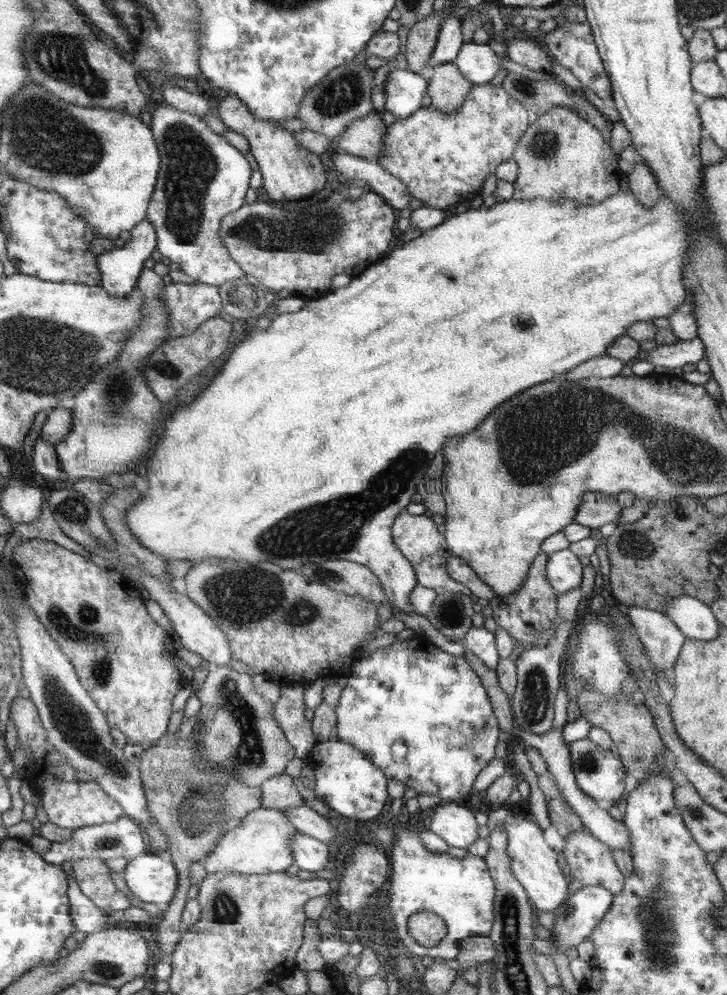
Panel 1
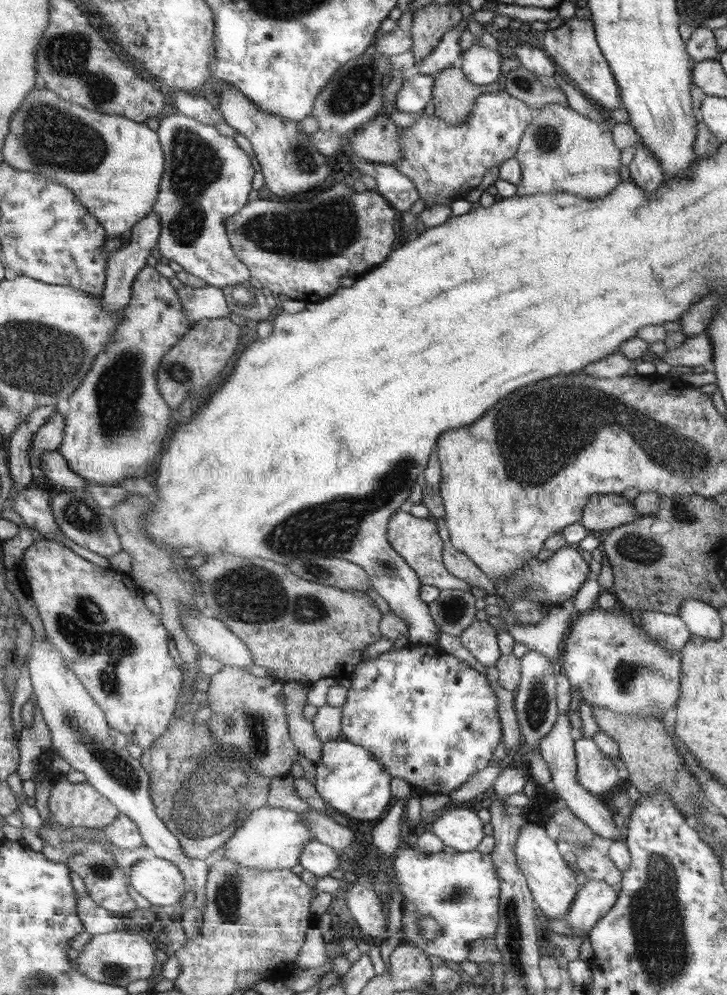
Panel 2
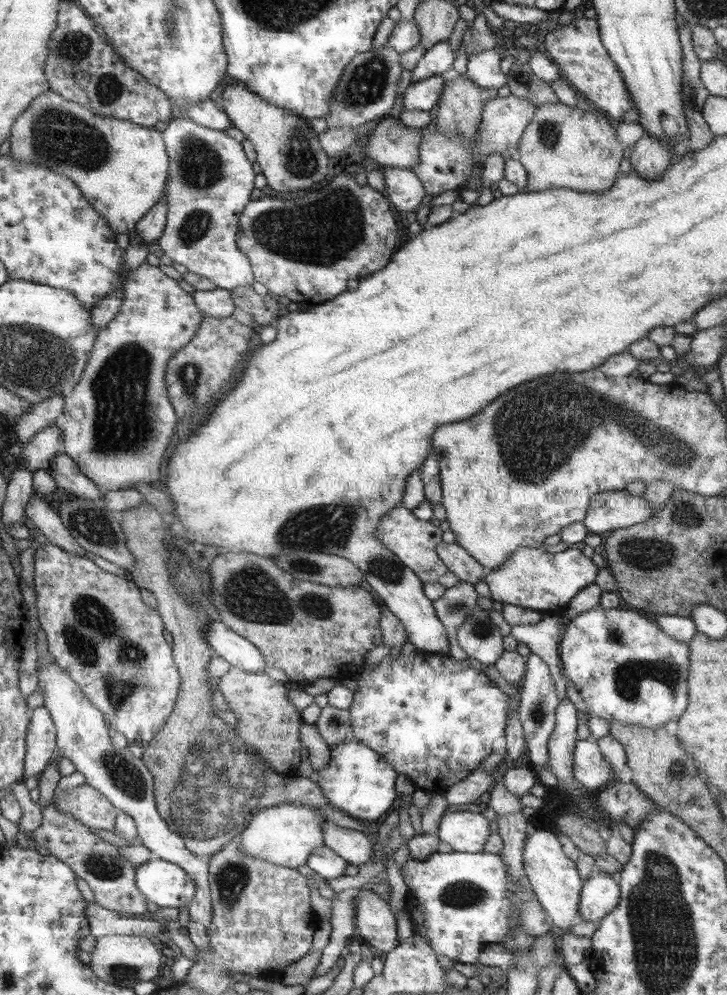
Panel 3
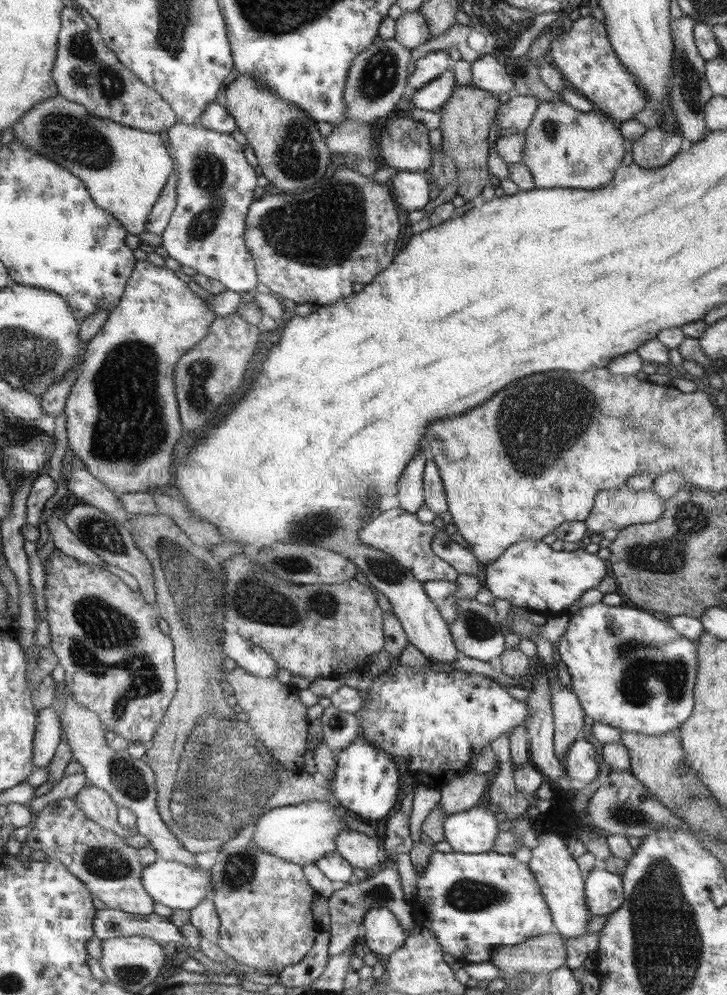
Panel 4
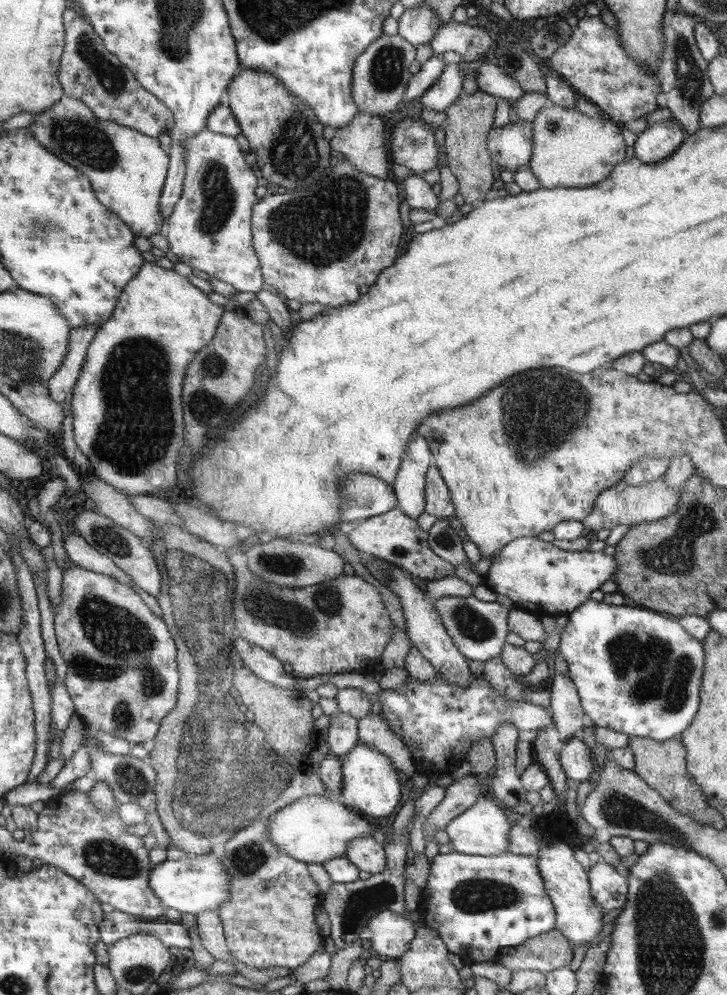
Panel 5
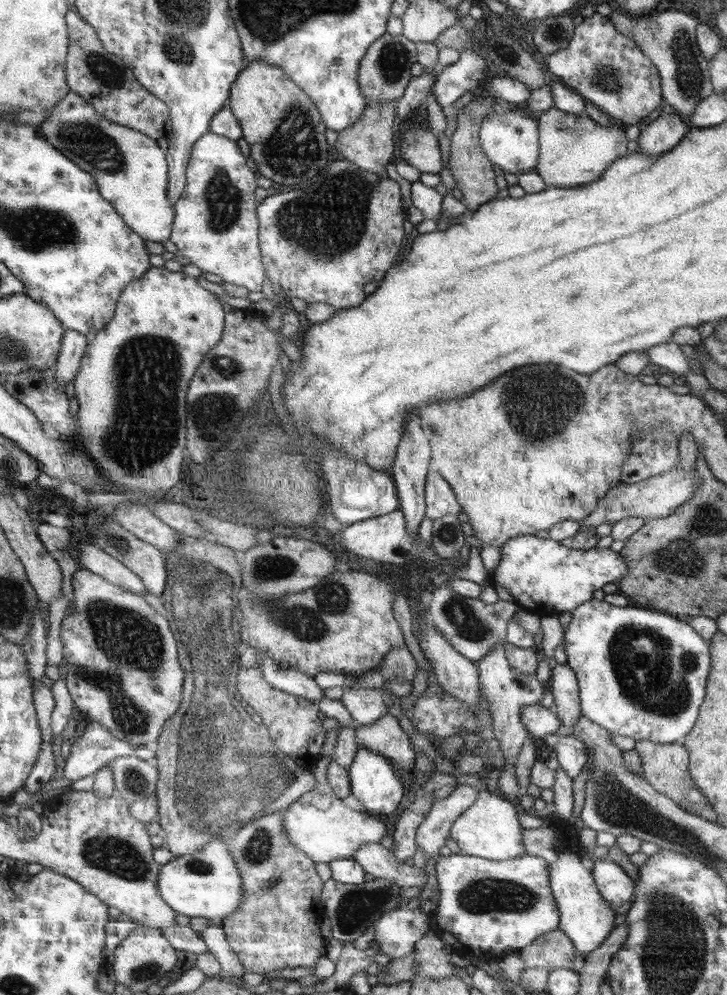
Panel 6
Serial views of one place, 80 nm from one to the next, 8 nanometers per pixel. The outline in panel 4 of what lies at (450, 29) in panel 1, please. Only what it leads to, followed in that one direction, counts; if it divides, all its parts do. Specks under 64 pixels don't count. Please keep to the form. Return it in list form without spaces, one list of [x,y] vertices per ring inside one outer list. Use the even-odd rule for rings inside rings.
[[[438,49],[431,54],[416,61],[416,70],[408,76],[407,85],[414,94],[422,86],[430,84],[432,80],[444,75],[454,66],[454,61],[450,58],[448,51]]]

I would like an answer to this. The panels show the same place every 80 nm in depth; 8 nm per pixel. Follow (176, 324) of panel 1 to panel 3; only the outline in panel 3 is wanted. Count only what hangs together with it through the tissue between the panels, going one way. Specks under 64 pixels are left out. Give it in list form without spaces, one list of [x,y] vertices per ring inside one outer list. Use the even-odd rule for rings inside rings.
[[[214,288],[213,290],[197,290],[193,292],[193,298],[196,299],[196,305],[200,307],[204,316],[214,318],[228,318],[236,308],[236,301],[232,291]]]

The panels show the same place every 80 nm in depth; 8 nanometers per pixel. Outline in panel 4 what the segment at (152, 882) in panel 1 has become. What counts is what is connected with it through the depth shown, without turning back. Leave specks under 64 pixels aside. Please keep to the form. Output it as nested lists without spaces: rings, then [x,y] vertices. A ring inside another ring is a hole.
[[[157,858],[154,863],[146,866],[142,873],[142,886],[145,887],[146,892],[154,899],[154,902],[178,910],[193,909],[201,900],[206,897],[212,899],[214,896],[211,872],[199,865],[190,868],[179,862],[162,858]]]

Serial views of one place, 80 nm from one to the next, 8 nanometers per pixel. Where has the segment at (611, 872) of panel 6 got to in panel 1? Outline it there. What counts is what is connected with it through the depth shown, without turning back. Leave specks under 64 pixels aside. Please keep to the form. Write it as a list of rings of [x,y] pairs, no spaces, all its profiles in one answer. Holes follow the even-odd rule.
[[[583,886],[570,893],[568,900],[553,910],[553,945],[566,954],[570,946],[587,940],[609,912],[614,897],[604,886]]]

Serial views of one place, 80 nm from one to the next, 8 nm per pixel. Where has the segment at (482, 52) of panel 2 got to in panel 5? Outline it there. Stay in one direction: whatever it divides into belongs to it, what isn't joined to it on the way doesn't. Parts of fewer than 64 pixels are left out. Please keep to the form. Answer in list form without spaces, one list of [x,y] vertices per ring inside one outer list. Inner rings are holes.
[[[480,60],[475,67],[475,79],[480,91],[510,102],[518,101],[526,94],[522,91],[520,84],[512,76],[505,74],[504,70],[494,62],[490,64]]]

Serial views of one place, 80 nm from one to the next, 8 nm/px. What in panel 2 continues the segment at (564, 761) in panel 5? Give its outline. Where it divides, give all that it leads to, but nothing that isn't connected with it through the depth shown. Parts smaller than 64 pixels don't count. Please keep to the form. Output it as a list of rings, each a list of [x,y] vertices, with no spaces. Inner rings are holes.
[[[576,738],[577,781],[594,796],[608,796],[622,788],[616,760],[610,760],[593,739]]]

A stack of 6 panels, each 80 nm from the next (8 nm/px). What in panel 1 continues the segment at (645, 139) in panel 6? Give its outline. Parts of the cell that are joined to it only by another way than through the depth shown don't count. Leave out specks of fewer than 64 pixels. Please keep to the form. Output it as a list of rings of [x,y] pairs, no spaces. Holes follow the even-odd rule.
[[[638,155],[636,161],[636,167],[627,175],[628,186],[630,191],[637,196],[639,202],[645,204],[646,208],[652,207],[654,203],[660,200],[662,189],[658,186],[655,176],[641,159],[641,156]]]

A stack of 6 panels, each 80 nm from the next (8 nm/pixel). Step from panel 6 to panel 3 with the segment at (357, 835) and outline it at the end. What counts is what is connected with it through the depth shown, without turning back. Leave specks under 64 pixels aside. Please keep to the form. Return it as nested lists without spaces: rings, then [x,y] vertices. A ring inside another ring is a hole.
[[[288,803],[260,809],[239,836],[241,850],[244,850],[245,854],[264,858],[266,862],[277,863],[278,866],[306,865],[313,850],[324,845],[324,827],[328,820],[324,819],[318,809]]]

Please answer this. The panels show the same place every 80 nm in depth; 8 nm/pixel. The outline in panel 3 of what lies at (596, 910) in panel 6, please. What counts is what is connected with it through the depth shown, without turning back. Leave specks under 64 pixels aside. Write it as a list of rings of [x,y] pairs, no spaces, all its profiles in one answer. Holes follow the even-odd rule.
[[[529,828],[522,858],[529,886],[544,907],[546,914],[553,919],[556,932],[569,932],[568,928],[572,920],[580,916],[578,896],[581,896],[581,890],[585,884],[576,870],[576,864],[564,856],[558,838],[549,829]]]

